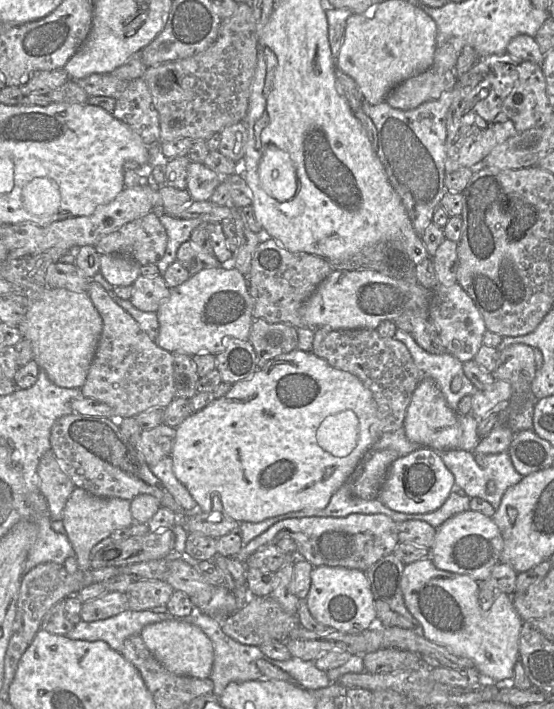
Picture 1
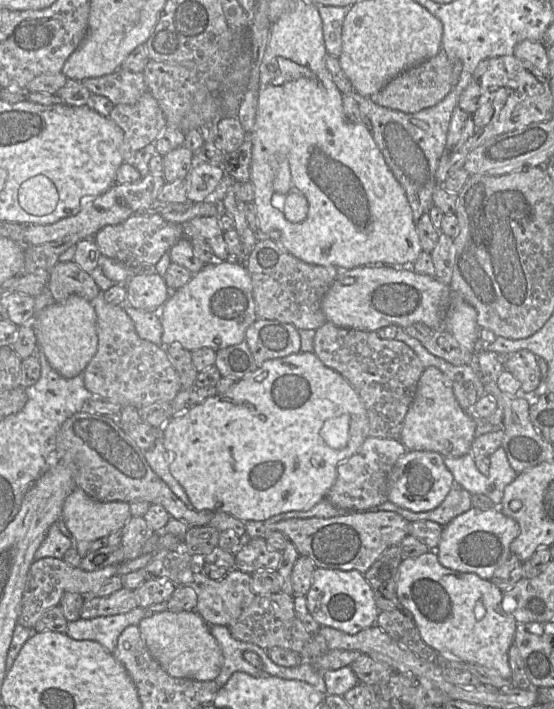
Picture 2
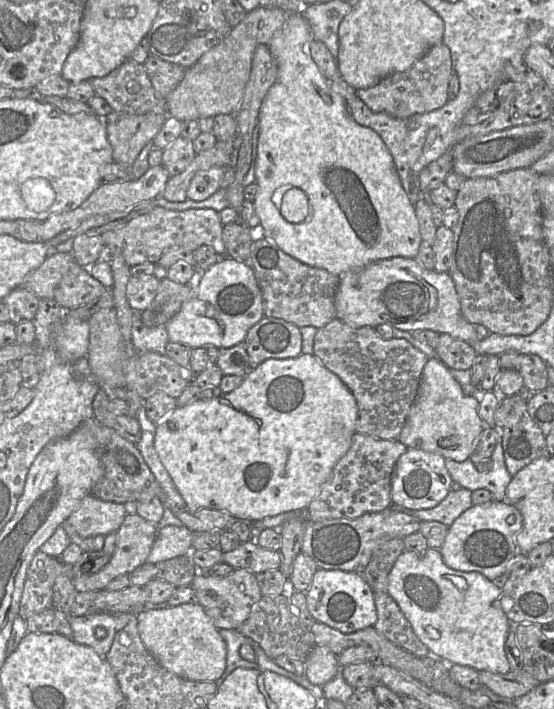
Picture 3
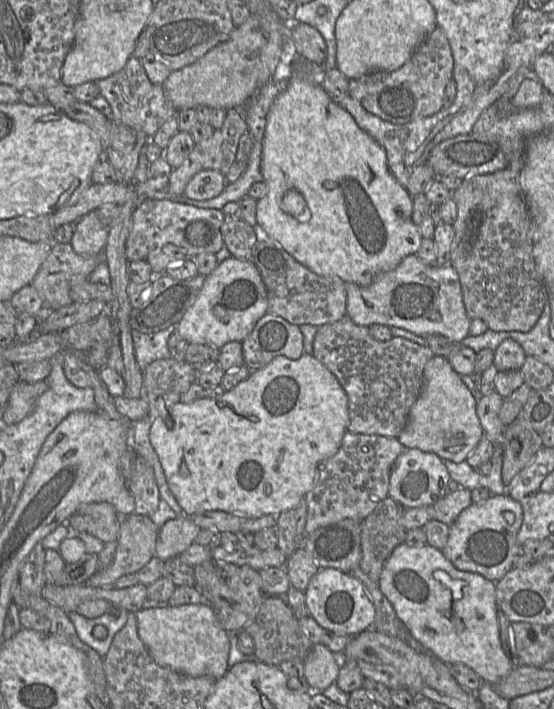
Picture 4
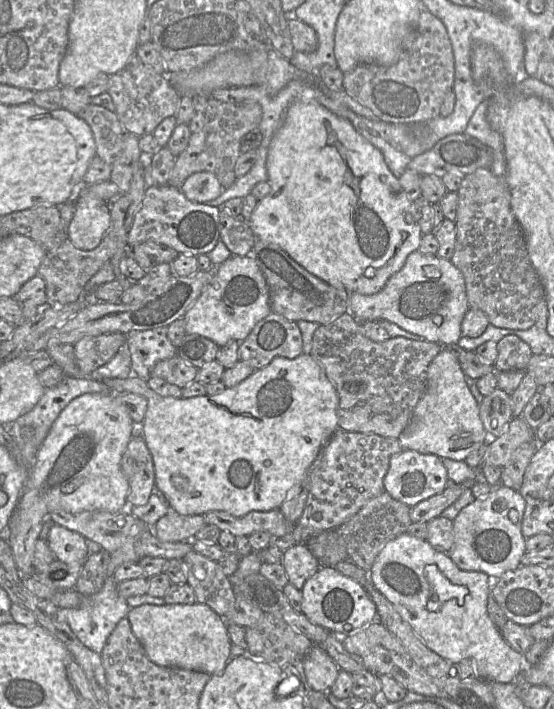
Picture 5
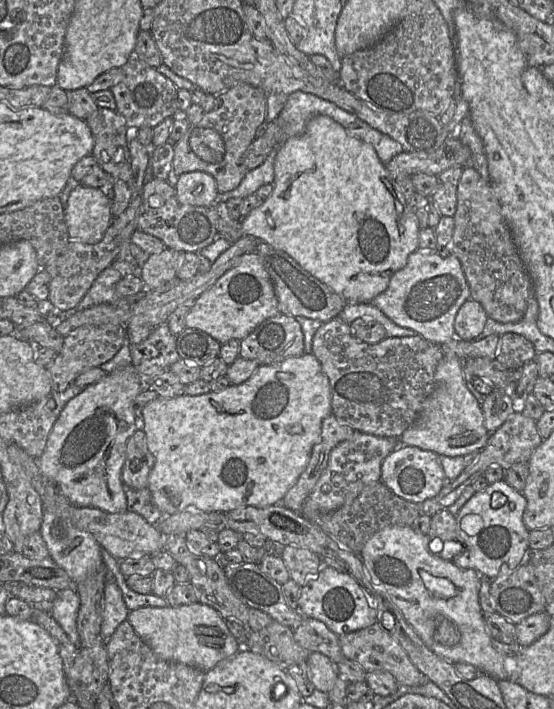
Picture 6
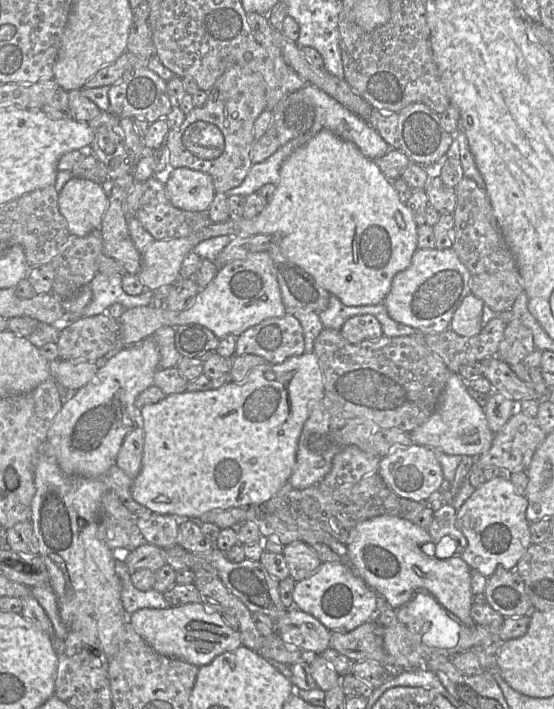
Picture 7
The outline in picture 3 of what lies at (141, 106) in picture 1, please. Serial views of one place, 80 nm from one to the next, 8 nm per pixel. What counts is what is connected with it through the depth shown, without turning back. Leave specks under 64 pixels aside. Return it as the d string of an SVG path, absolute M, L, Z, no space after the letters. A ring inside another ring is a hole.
M112 110L105 119L114 162L131 169L142 148L154 139L168 116L153 112L128 115Z

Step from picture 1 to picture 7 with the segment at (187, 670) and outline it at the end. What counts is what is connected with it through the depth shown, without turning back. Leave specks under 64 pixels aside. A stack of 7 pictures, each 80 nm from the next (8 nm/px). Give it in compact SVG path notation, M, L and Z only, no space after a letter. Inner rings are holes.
M202 602L170 606L165 609L142 608L129 615L134 630L159 654L184 660L197 667L211 663L217 656L242 645L241 634L228 626L222 614Z

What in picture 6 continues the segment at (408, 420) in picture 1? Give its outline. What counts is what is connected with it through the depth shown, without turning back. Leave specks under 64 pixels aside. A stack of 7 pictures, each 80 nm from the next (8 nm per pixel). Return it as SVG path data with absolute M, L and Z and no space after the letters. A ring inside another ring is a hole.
M445 352L435 370L434 388L423 402L415 422L400 436L400 445L416 446L438 455L456 457L481 451L489 437L481 405L468 390L463 377L461 359L453 352Z

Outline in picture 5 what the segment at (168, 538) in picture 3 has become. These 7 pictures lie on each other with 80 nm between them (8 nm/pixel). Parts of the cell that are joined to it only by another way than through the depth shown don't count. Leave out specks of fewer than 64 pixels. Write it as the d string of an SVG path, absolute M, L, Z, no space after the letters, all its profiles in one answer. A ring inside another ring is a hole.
M169 507L168 513L155 524L154 534L161 542L189 542L206 524L202 514L182 515Z

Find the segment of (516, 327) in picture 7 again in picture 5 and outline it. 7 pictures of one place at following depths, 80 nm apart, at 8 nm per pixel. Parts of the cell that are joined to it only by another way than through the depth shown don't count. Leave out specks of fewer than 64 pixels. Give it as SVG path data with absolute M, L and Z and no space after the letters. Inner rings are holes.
M507 335L497 344L498 357L494 364L497 372L526 370L533 356L530 346L517 335Z

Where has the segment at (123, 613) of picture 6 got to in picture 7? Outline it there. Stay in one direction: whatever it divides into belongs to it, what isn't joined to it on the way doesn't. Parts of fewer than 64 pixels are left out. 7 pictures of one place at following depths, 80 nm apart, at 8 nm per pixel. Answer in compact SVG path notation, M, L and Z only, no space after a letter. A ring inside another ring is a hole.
M116 559L115 571L121 581L122 604L128 614L142 608L165 609L171 606L163 594L154 588L147 591L138 590L132 584L132 572L124 561Z

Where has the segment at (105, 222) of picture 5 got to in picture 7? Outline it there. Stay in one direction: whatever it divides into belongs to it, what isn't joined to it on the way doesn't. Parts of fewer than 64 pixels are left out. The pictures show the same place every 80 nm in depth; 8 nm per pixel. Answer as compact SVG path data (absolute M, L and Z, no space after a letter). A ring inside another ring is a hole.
M72 177L59 192L58 204L71 236L86 237L100 231L108 197L100 184Z

